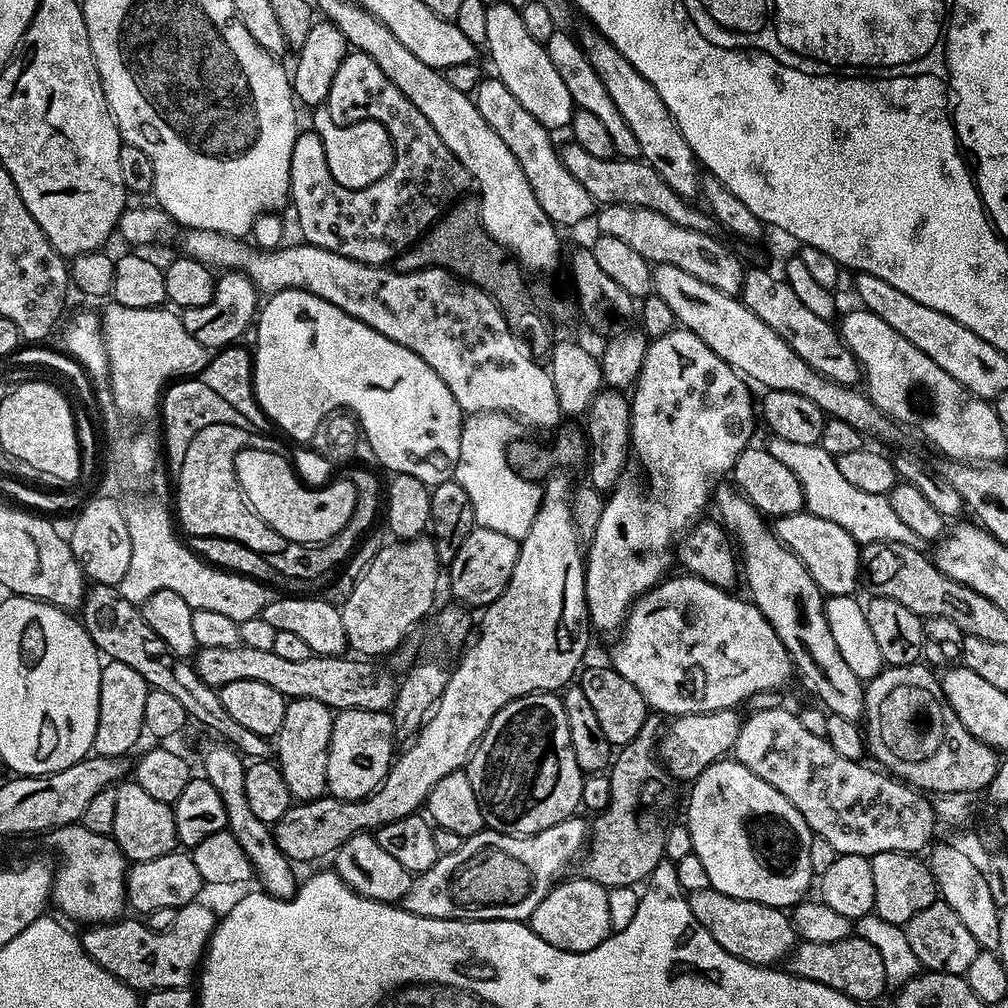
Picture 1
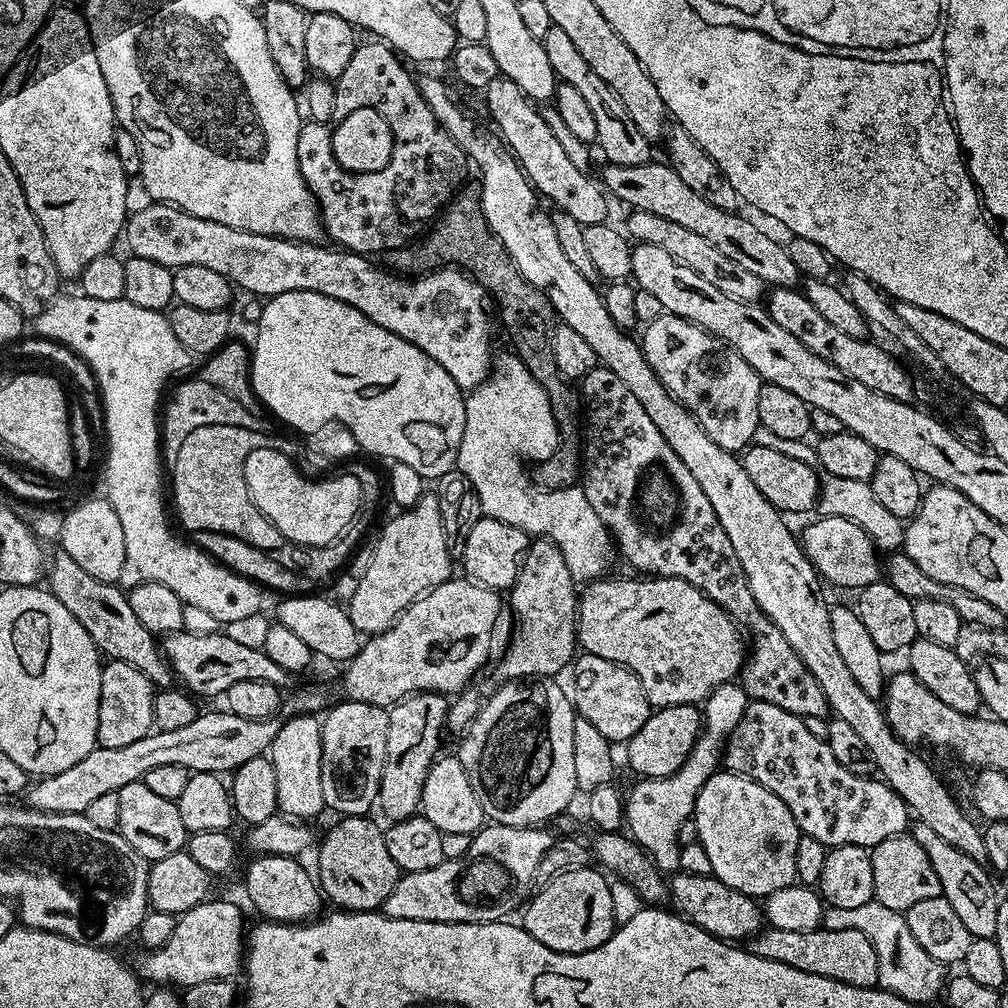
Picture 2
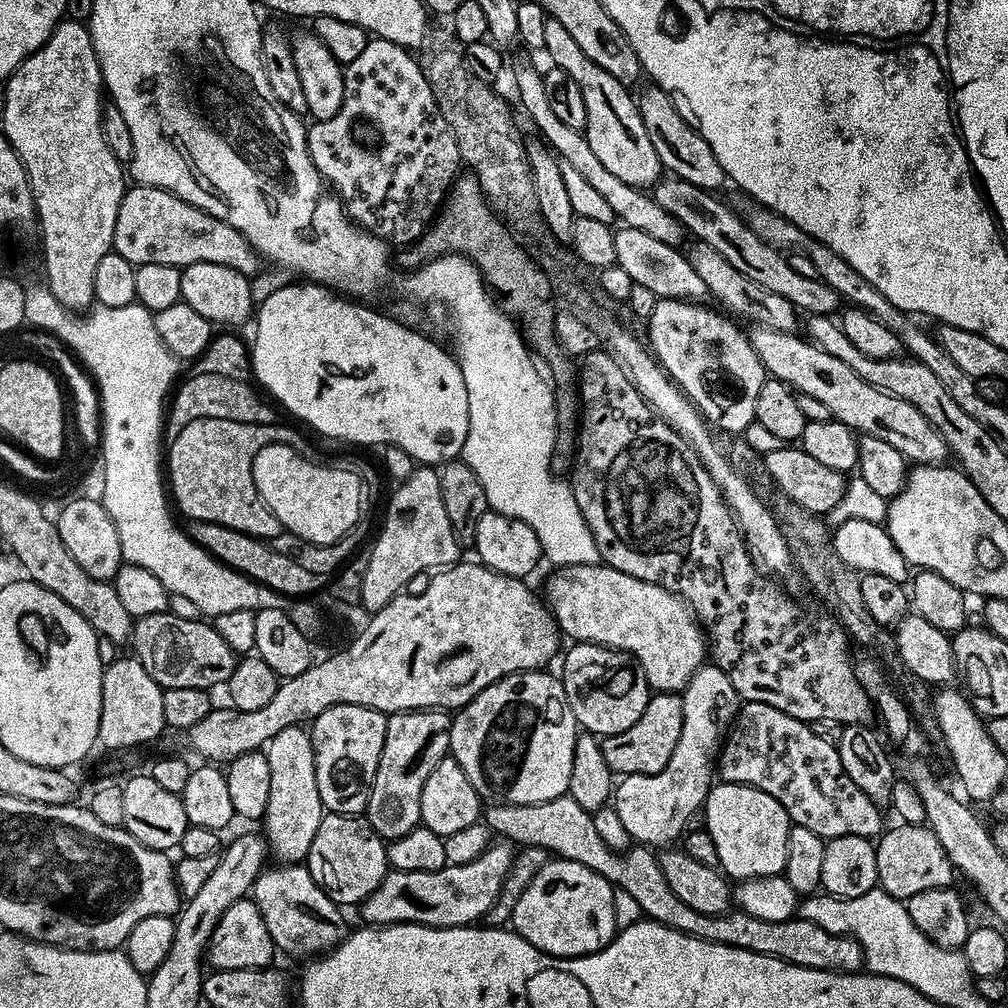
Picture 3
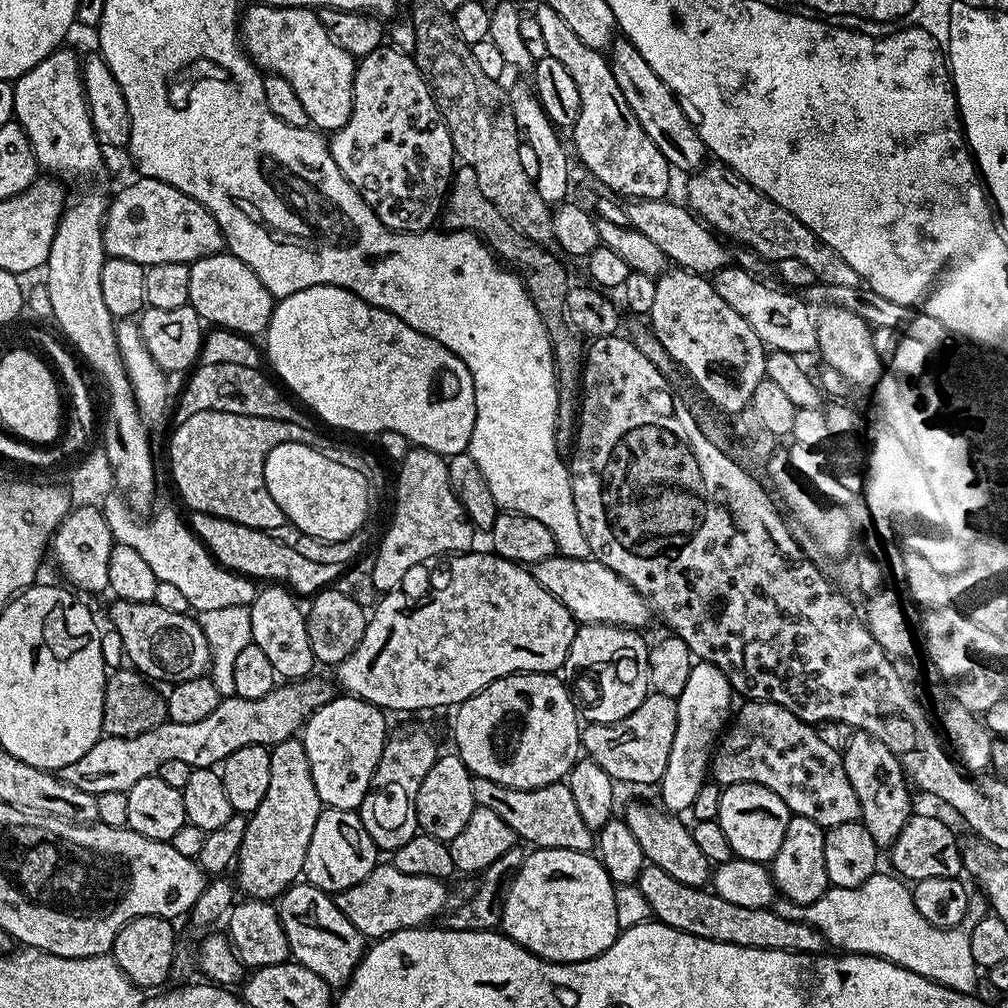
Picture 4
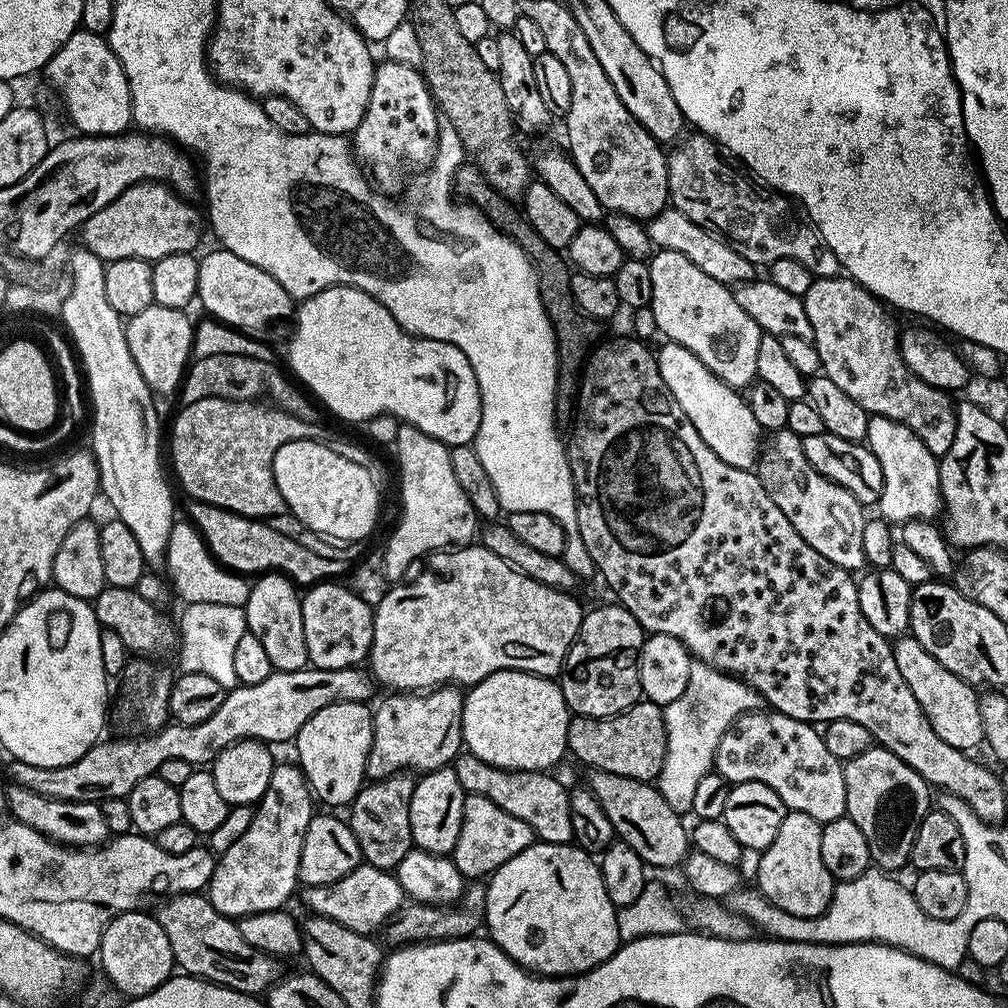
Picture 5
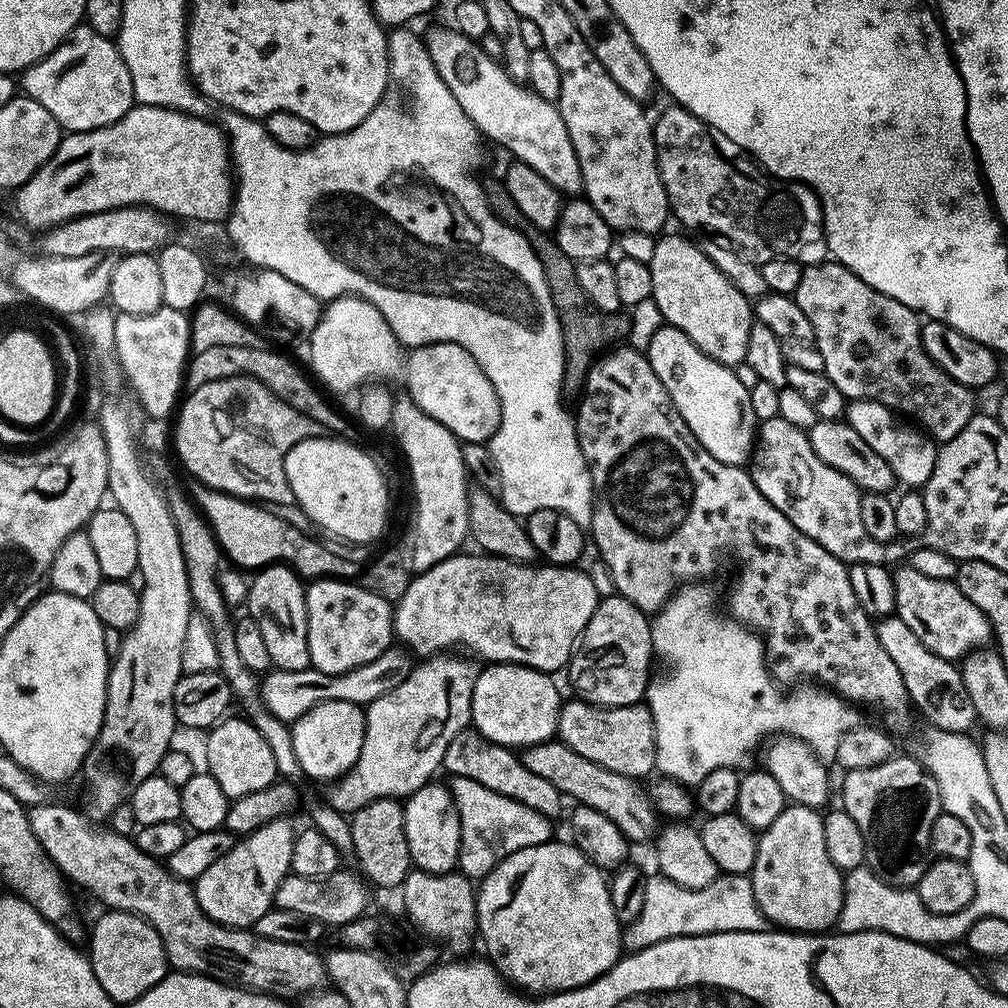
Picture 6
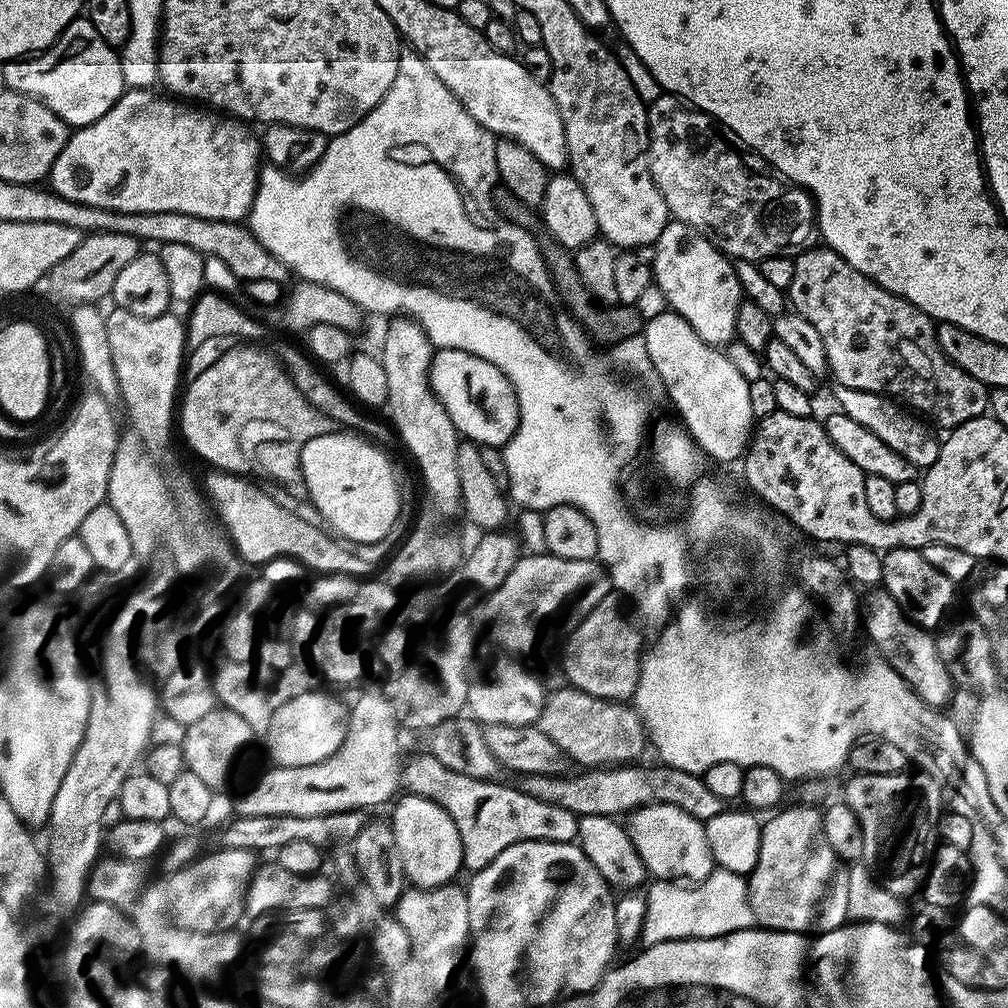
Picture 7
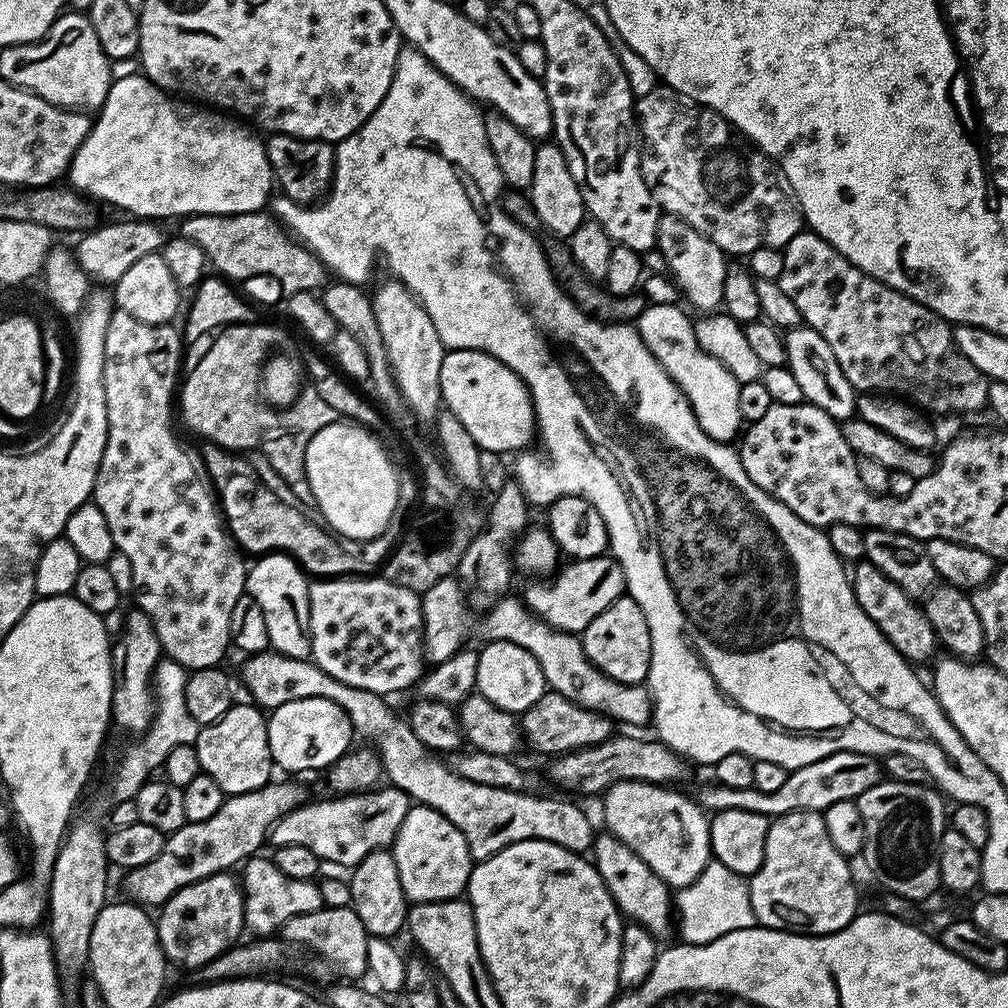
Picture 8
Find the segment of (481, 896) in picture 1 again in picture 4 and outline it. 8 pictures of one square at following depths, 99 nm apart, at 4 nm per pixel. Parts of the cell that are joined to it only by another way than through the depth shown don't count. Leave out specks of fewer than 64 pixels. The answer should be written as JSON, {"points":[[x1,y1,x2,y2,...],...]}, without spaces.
{"points":[[380,862,373,872,358,882,358,886,350,886,350,890,335,893,334,899,338,910,342,910,342,914,354,922,364,937,379,938,398,930,423,928,435,921,432,919,449,907,448,886,445,881,435,880,432,876,402,874,402,870,395,868,391,862]]}

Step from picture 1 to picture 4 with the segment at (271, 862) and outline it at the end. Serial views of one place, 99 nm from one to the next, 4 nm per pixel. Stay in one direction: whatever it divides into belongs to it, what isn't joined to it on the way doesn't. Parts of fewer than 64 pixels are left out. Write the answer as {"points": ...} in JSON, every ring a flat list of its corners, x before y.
{"points":[[307,882,290,885,278,897,282,930,293,961,312,970,331,986,343,986,352,979,366,951,366,937,338,910,329,893]]}

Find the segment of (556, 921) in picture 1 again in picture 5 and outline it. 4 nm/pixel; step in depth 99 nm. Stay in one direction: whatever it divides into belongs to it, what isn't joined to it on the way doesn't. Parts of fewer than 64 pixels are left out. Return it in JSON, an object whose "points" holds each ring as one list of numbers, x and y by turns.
{"points":[[534,842,522,854,510,858,486,880,485,916,487,935,516,964,541,976,579,976,616,953,622,941,616,921,617,908,606,894,599,863,582,848,571,844]]}

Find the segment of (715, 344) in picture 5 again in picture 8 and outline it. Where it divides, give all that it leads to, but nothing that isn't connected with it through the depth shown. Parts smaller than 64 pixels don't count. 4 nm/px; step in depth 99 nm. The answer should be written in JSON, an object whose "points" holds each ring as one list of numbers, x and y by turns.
{"points":[[661,215,656,235,656,248,666,260,670,276,676,279,678,287,684,291,684,296,697,308,697,313,712,314,723,305,722,288,726,286,726,274,730,267,729,257,721,248,714,246,706,234,694,230,690,222,681,216]]}

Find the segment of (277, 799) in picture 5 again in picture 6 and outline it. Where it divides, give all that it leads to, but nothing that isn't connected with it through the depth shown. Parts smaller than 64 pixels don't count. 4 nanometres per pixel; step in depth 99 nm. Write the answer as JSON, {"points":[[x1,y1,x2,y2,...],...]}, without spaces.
{"points":[[288,818,266,822,258,830,249,832,247,836,237,839,231,850,222,854,222,858,218,858,218,862,214,862,214,866,209,866,195,880,194,887,198,898,198,906,202,906,204,913,214,922,224,924,228,928,251,929,263,915,274,908,278,886,290,875,292,867,290,854,294,850,295,841,296,832]]}

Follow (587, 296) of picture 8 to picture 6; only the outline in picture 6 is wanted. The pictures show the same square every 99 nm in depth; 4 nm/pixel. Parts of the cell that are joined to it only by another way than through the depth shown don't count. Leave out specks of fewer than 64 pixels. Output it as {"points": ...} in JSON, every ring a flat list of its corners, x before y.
{"points":[[485,179,483,185,484,197,493,214,506,226,517,228,530,242,538,262,542,262,542,270,546,274,546,282,550,286,550,298,554,302,556,313,560,319,560,329,564,332,563,391,579,393,584,387,584,379,588,377,588,372,598,357,613,346,619,345,623,341,620,339,631,330,632,324,624,317,623,311,603,312,589,302,586,294,582,294,582,286,578,286,574,261,566,254,562,254,562,250,549,233,534,226,534,222,530,222,526,218,526,214,522,214,522,210,518,210,510,190,506,190,503,179]]}

